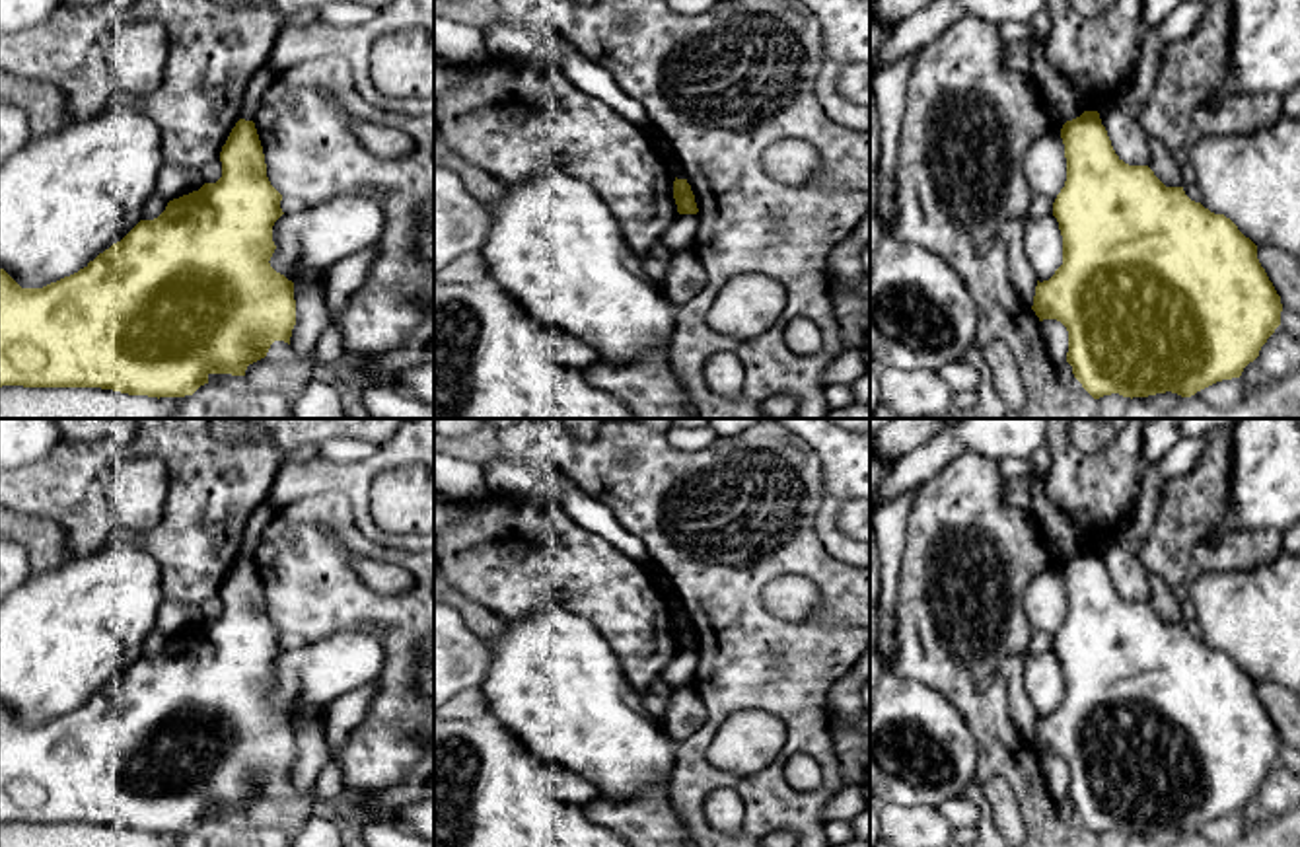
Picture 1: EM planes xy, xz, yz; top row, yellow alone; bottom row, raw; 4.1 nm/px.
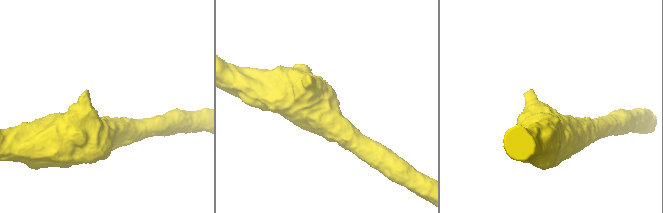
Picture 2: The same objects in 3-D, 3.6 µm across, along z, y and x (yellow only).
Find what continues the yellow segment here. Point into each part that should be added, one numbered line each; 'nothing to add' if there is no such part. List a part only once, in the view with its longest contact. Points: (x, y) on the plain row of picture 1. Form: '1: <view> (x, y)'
nothing to add

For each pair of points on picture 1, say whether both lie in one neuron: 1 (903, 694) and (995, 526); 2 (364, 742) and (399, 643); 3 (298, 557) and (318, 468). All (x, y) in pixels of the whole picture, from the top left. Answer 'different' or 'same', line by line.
1: different
2: same
3: different

